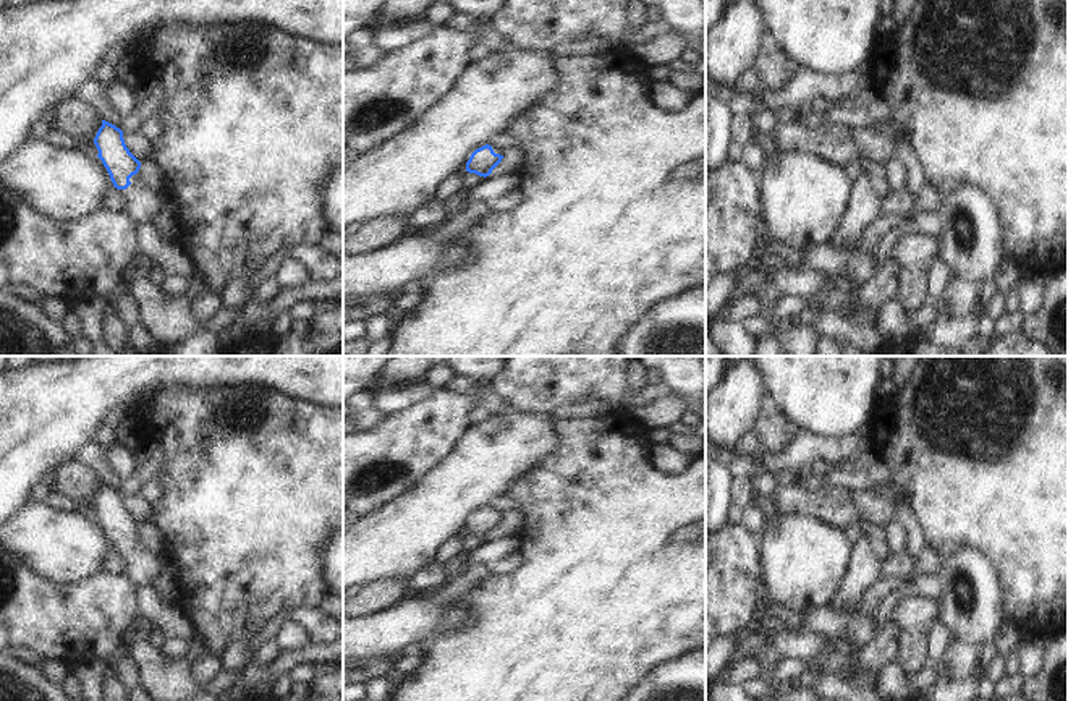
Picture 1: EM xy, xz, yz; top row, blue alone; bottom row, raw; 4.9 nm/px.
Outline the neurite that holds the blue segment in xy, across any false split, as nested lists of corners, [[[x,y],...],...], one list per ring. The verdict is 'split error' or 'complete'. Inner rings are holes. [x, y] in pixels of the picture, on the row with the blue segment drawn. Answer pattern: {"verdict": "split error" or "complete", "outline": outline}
{"verdict": "split error", "outline": [[[102,120],[94,144],[99,151],[97,157],[125,202],[125,212],[138,225],[150,223],[163,204],[163,193],[142,181],[141,162],[126,147],[123,131]]]}

